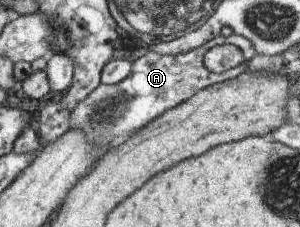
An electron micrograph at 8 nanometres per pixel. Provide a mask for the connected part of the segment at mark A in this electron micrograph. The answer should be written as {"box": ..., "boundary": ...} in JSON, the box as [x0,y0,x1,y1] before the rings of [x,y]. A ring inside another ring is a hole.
{"box":[68,32,257,146],"boundary":[[[226,32],[206,42],[190,52],[177,54],[176,56],[160,56],[156,52],[148,53],[135,61],[132,61],[132,68],[128,78],[115,85],[100,83],[84,100],[81,100],[72,112],[69,112],[68,130],[82,130],[86,140],[94,146],[100,144],[115,143],[115,139],[126,136],[134,130],[145,127],[163,112],[182,104],[194,94],[212,86],[214,83],[221,83],[236,78],[238,75],[249,71],[248,61],[257,55],[252,43],[242,35]],[[224,42],[238,42],[240,50],[244,52],[244,62],[228,72],[212,74],[204,66],[204,54],[218,44]]]}

